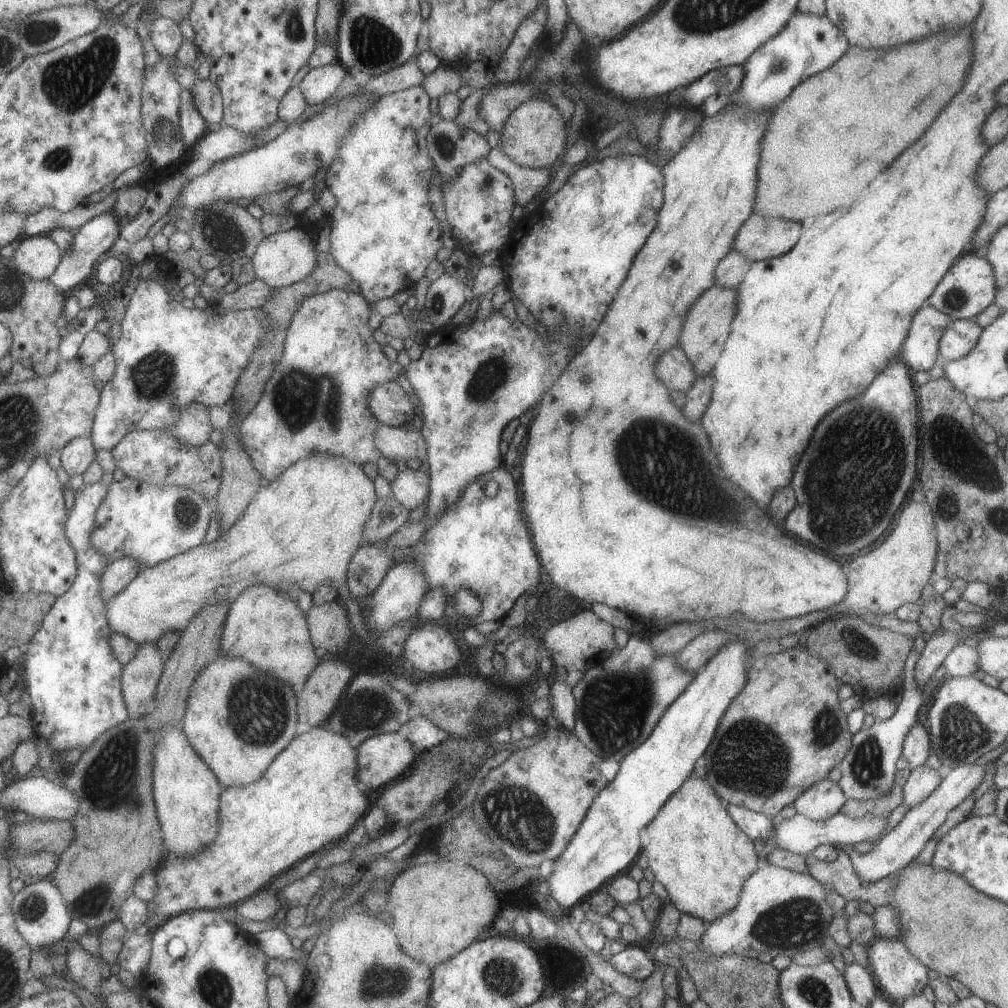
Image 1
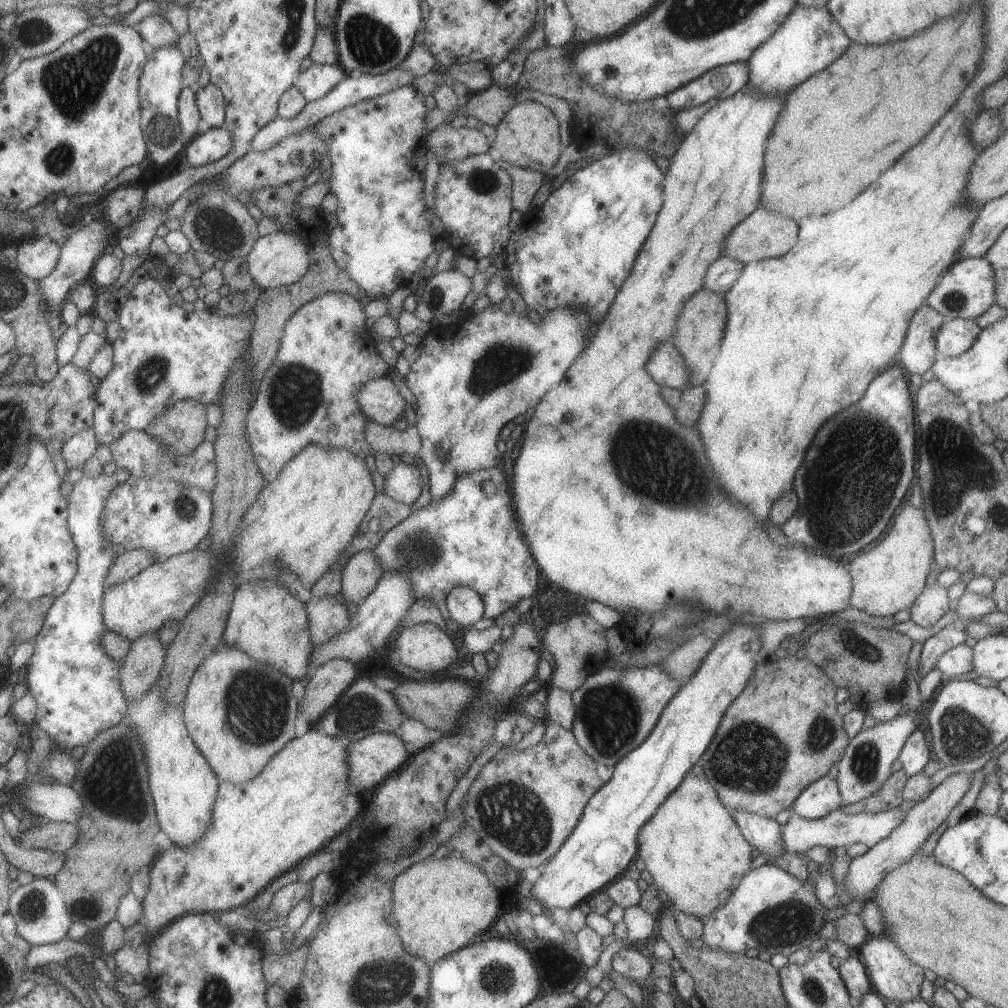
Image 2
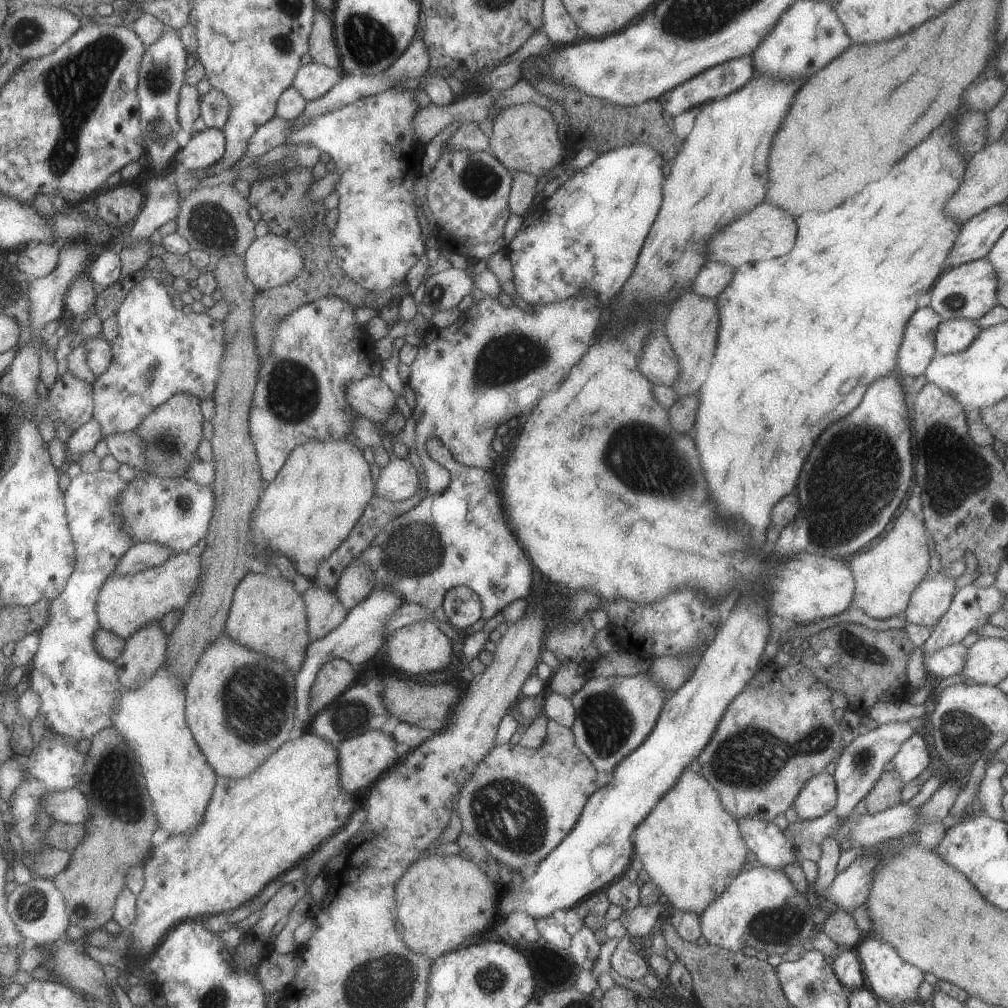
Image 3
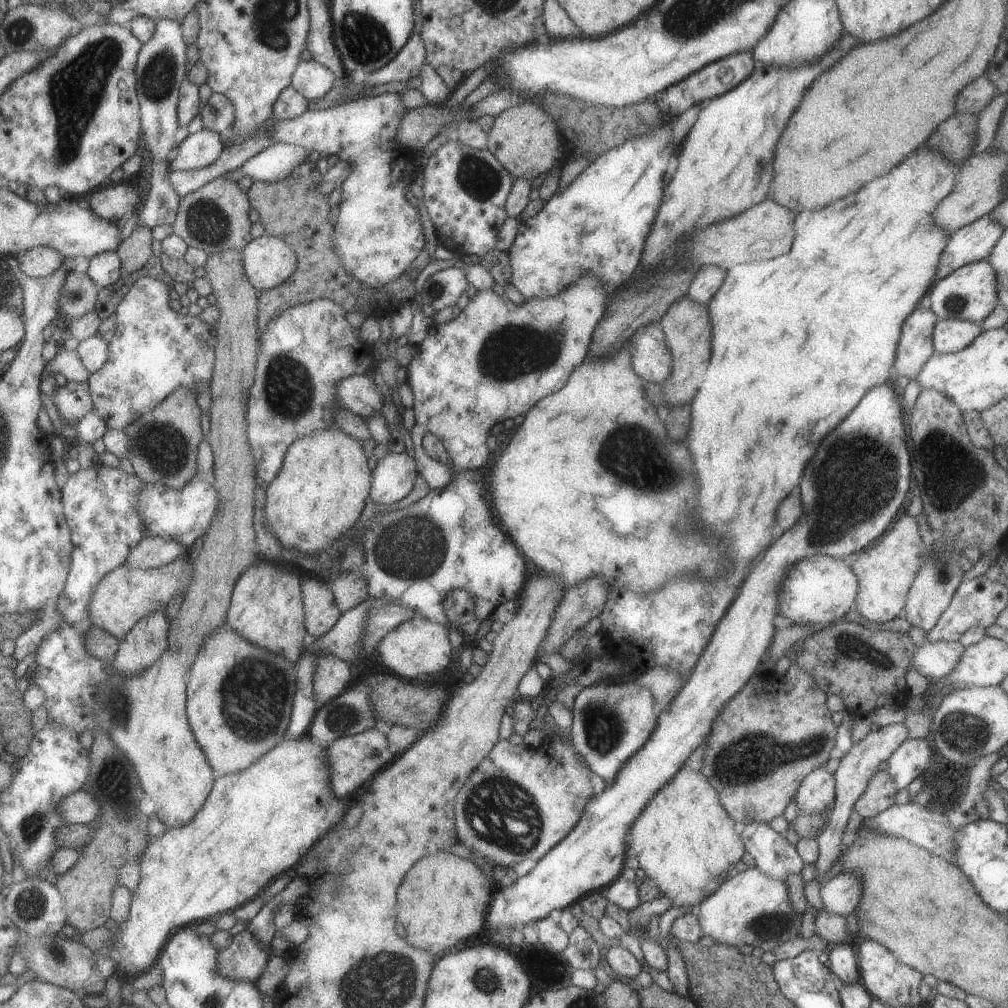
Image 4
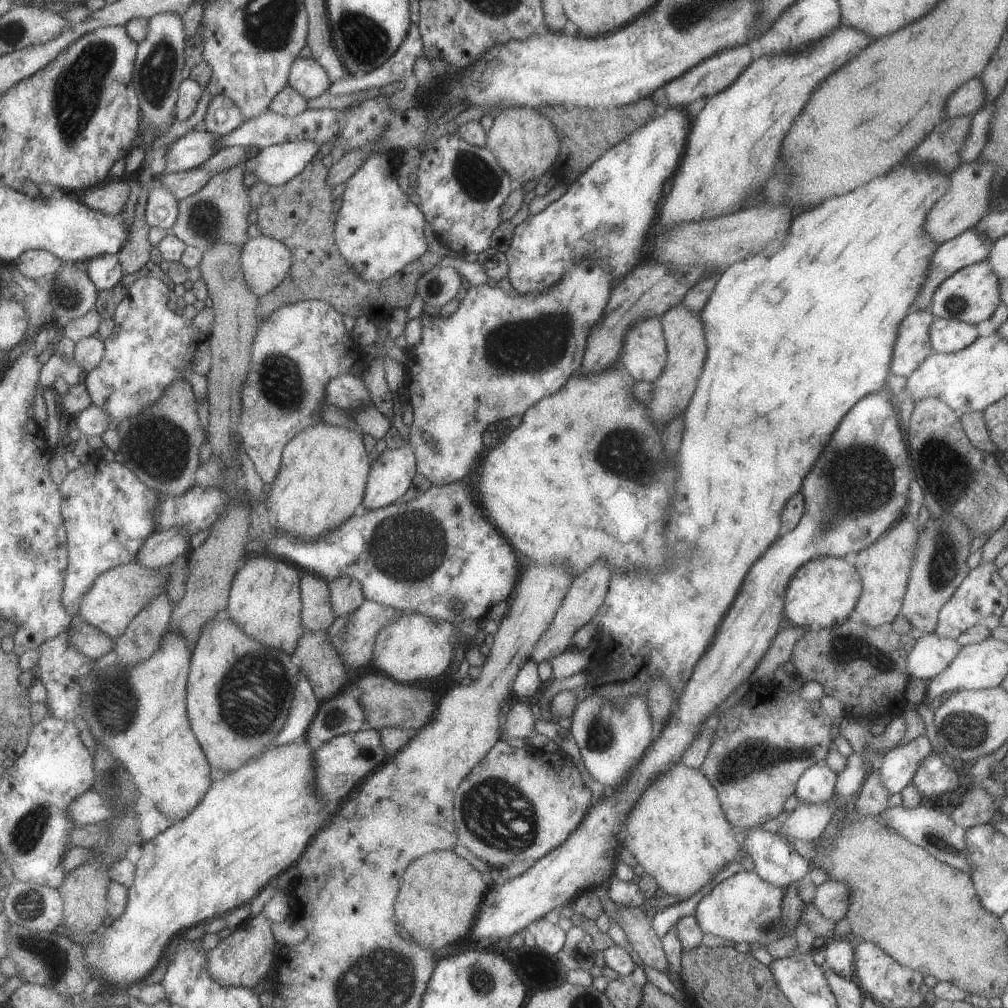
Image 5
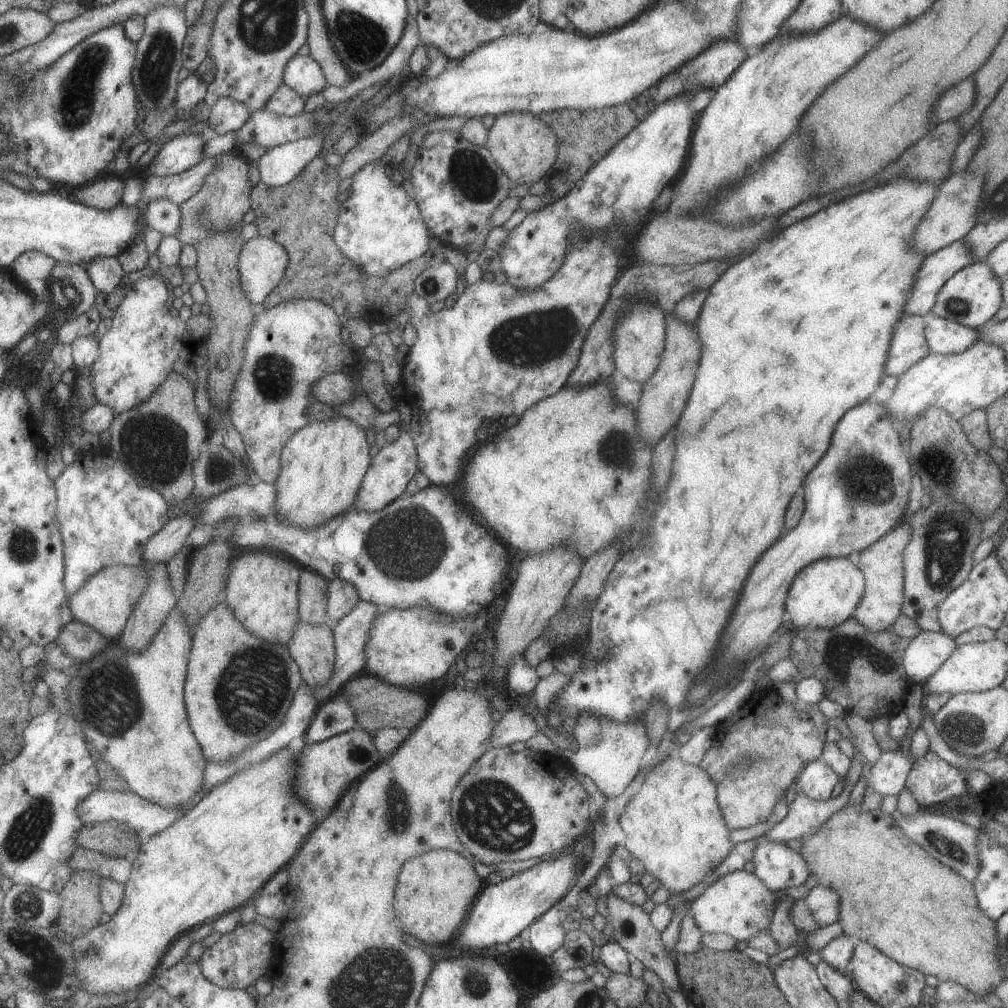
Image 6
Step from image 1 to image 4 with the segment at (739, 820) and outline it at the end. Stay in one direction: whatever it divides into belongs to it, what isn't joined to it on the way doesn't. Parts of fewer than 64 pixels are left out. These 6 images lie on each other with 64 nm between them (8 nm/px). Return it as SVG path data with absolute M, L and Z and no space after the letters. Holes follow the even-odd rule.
M760 822L740 826L739 831L746 852L752 854L755 866L766 876L786 880L790 874L801 874L805 862L784 833Z

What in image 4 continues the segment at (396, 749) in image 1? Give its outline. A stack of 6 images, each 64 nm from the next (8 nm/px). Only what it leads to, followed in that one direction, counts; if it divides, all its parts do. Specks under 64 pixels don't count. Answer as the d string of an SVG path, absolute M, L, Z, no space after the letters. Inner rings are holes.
M368 729L364 732L337 738L326 747L326 756L330 764L330 786L338 798L349 798L370 777L376 776L386 765L396 757L390 752L390 744L384 732L380 729Z

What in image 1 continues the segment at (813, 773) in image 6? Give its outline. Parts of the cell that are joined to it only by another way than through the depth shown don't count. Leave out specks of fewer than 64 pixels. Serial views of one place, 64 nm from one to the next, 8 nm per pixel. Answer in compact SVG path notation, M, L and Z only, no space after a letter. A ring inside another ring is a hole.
M828 779L814 784L793 803L797 813L813 821L828 820L840 812L847 798L837 782Z

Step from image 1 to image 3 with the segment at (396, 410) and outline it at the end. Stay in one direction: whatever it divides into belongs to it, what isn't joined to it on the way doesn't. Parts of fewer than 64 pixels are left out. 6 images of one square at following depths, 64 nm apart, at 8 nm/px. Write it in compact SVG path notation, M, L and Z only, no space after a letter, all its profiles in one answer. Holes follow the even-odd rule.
M380 377L362 378L346 384L346 400L361 417L384 425L398 406L395 394Z

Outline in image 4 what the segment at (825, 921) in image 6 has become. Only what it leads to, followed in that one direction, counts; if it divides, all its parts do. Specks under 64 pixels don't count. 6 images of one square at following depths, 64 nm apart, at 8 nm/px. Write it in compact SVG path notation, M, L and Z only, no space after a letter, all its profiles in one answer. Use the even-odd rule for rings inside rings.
M841 872L821 886L820 894L826 912L847 917L862 900L862 880L858 874Z

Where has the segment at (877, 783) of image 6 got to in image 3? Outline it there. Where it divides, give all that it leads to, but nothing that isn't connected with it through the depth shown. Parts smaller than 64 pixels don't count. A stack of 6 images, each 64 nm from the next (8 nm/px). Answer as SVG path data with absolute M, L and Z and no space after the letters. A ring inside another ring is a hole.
M914 733L891 760L896 765L895 770L900 774L904 783L915 780L930 764L928 746L920 733Z

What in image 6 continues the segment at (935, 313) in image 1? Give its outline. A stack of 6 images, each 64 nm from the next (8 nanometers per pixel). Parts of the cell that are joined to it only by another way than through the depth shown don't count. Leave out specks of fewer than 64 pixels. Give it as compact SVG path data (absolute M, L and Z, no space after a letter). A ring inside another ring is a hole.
M904 315L902 320L894 325L888 360L884 364L885 375L902 376L914 364L918 364L931 353L924 336L927 317Z

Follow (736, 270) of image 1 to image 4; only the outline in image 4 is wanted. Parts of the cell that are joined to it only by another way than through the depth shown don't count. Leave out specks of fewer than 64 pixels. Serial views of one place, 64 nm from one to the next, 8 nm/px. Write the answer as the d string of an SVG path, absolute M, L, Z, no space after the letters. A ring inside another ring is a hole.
M703 265L697 268L697 274L690 283L686 295L690 296L698 304L707 305L714 298L714 294L718 292L720 286L724 284L726 274L728 272L724 268L718 268L718 266L714 265Z

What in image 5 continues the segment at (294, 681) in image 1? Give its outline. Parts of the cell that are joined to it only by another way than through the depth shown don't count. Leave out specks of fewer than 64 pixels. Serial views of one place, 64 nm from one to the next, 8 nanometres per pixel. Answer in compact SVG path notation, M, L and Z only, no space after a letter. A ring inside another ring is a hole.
M269 553L252 554L234 576L227 615L256 642L286 652L292 657L296 652L298 640L305 631L300 583L300 572L296 566L288 566L280 558L272 558Z

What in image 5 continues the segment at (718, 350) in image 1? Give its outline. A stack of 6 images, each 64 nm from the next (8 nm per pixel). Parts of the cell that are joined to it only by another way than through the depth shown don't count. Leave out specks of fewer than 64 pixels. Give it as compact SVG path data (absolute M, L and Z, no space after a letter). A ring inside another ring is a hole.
M684 302L676 304L661 316L660 322L663 326L664 336L667 344L668 360L666 368L660 374L658 380L653 382L652 402L647 404L648 416L654 424L661 428L672 418L684 414L686 407L692 400L694 388L698 384L698 378L702 374L702 368L706 364L708 346L706 344L706 330L700 312L692 312L684 306Z

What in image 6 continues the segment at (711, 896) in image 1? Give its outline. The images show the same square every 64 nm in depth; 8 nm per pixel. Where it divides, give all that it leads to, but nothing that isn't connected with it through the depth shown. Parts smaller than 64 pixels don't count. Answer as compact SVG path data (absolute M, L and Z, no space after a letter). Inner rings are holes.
M674 757L664 758L659 764L652 766L650 770L646 770L646 772L638 777L639 779L635 785L633 785L634 787L637 787L637 794L627 802L624 813L620 818L622 831L626 834L625 848L628 849L634 858L645 867L645 873L653 875L666 889L668 889L668 891L671 893L688 891L699 884L705 876L711 875L714 872L714 869L723 862L734 848L729 840L731 832L724 823L724 818L722 817L717 802L717 787L704 769L699 768L698 765L687 764L681 759Z

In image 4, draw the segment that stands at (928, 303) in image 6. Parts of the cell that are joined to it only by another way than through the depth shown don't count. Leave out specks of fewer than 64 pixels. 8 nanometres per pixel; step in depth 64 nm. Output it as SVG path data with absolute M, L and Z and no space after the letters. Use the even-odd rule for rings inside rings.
M992 212L959 228L940 254L938 274L934 281L962 266L988 258L994 245L1001 239L1003 230L1004 226L992 216Z

